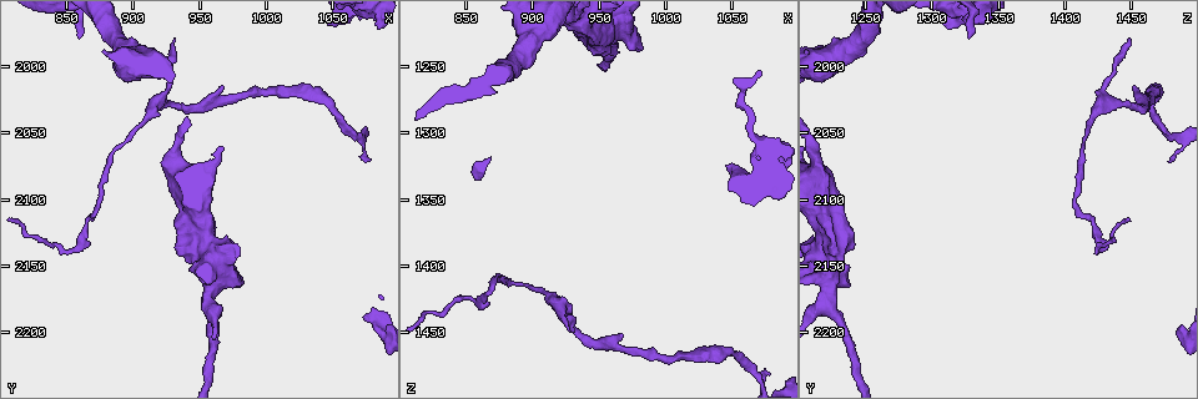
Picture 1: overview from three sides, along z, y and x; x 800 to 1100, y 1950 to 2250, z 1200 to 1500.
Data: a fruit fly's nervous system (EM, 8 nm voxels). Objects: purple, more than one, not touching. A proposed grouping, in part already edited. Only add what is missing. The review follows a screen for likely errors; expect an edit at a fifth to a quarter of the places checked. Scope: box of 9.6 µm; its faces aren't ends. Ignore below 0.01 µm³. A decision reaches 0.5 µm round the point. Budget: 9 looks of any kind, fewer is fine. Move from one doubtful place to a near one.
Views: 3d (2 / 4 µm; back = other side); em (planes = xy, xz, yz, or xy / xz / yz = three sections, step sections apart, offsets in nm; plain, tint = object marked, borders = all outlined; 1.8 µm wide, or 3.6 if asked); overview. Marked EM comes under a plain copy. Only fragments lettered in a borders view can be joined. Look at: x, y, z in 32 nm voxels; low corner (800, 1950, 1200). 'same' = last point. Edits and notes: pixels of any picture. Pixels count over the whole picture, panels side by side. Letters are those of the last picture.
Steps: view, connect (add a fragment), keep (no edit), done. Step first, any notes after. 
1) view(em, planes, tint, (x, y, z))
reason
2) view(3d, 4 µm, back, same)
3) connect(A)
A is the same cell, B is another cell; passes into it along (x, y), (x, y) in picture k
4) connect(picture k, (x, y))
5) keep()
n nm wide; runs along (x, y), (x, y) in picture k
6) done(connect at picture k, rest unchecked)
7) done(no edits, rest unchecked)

view(em, planes, tint, (932, 1978, 1448))
tapers out

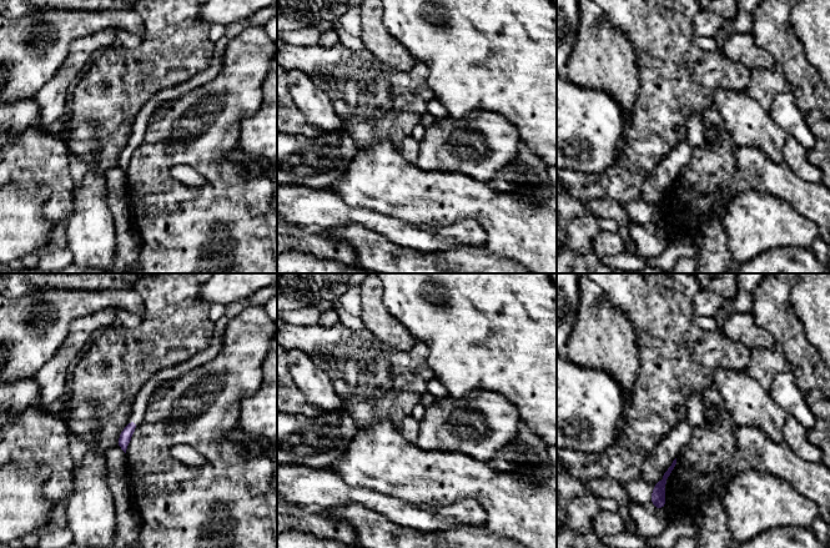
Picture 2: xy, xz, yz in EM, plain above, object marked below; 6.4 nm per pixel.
view(em, planes, borders, same)
see the neighbours

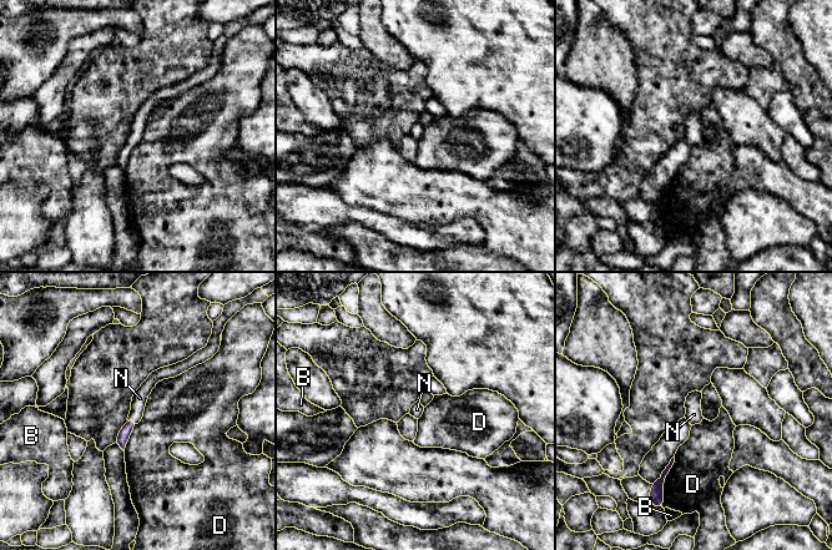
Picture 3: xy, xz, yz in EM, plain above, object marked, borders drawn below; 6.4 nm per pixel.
connect(N)
70 nm wide; N is the same cell, B and D are other cells; it goes on there

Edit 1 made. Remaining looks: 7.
view(overview)

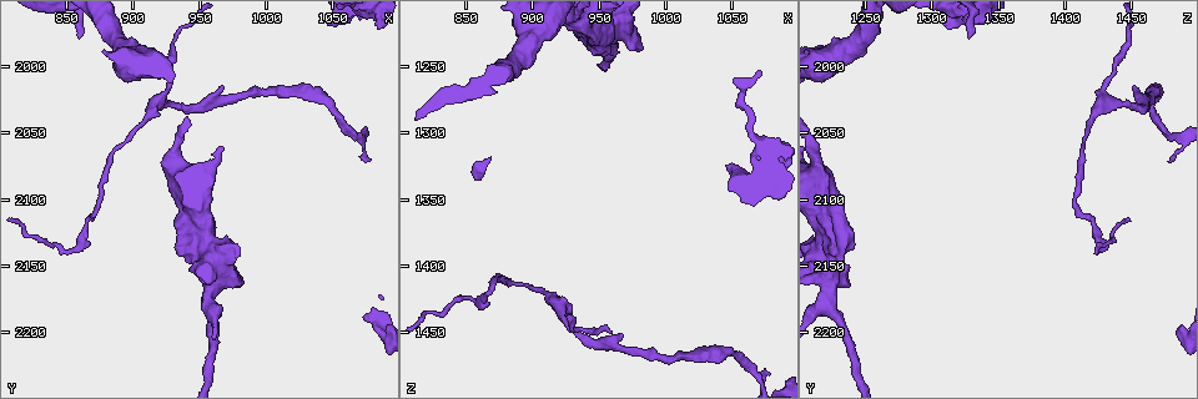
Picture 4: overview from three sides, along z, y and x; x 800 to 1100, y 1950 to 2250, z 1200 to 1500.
view(3d, 2 µm, (854, 2138, 1424))
sharp bend

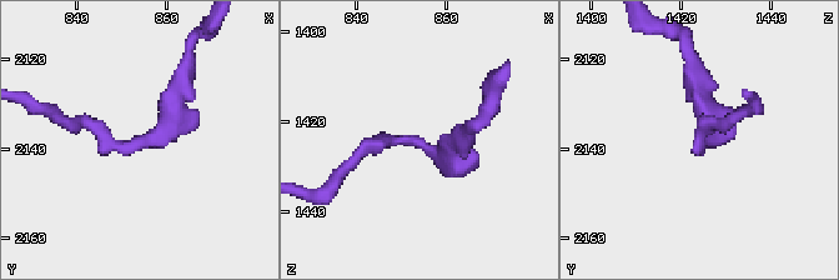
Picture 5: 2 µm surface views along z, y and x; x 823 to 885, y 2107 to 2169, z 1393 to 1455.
view(em, xz, step 16, borders, (851, 2140, 1425))
now the EM

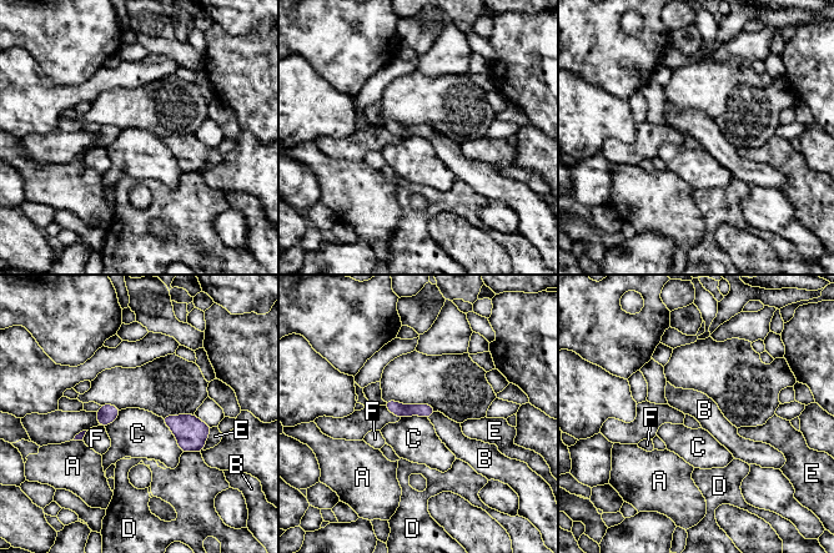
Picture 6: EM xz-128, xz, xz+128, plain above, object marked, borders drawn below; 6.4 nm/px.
keep()
90 nm wide; A, B, C, D, E and F are other cells; runs along (388, 405), (400, 410), (431, 411) in picture 6; no lettered fragment goes on from it

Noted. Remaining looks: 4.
view(em, 3.6 µm, yz, step 8, borders, (956, 2176, 1222))
branch point

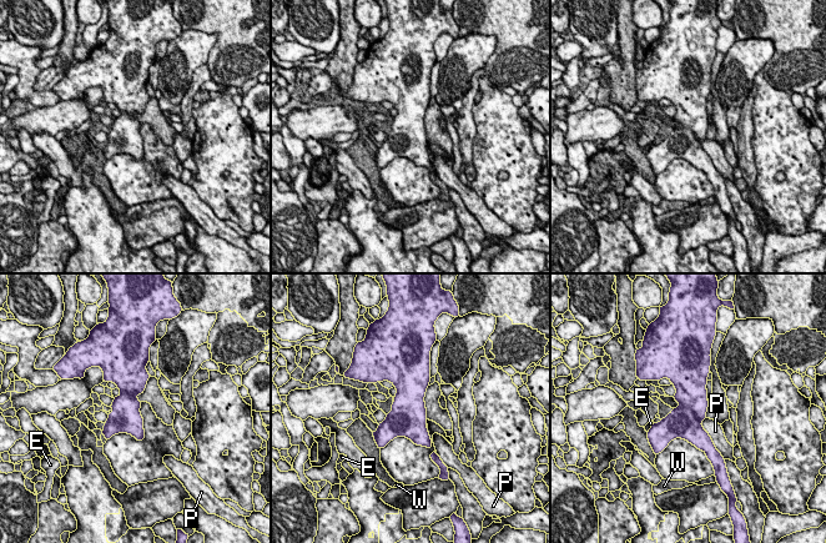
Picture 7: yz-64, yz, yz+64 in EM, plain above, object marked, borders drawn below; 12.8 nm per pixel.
keep()
400 nm wide; E, P and W are other cells; border along (705, 417), (701, 427), (715, 448) in picture 7; none of them fits

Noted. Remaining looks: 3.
view(em, planes, borders, (1084, 1970, 1316))
an open end

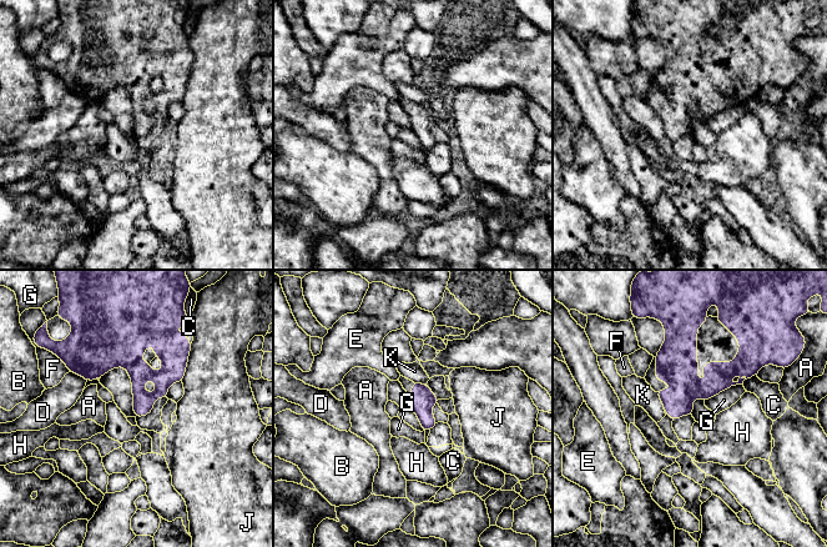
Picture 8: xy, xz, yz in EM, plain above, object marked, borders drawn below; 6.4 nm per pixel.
keep()
A, B, C, D, E, F, G, H, J and K are other cells; border along (741, 384), (726, 387), (704, 401) in picture 8; no lettered fragment goes on from it

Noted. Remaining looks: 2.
done(connect at picture 3, rest unchecked)

